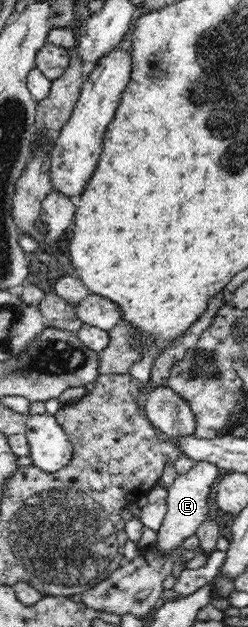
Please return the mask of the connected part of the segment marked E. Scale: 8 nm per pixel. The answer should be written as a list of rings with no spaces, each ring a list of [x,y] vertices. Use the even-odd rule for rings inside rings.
[[[198,461],[189,472],[174,480],[168,489],[166,516],[164,516],[164,521],[157,533],[157,541],[154,544],[154,549],[160,555],[170,555],[174,549],[181,546],[183,540],[194,535],[200,524],[207,520],[210,490],[212,490],[212,484],[214,485],[216,482],[220,471],[216,464]]]

